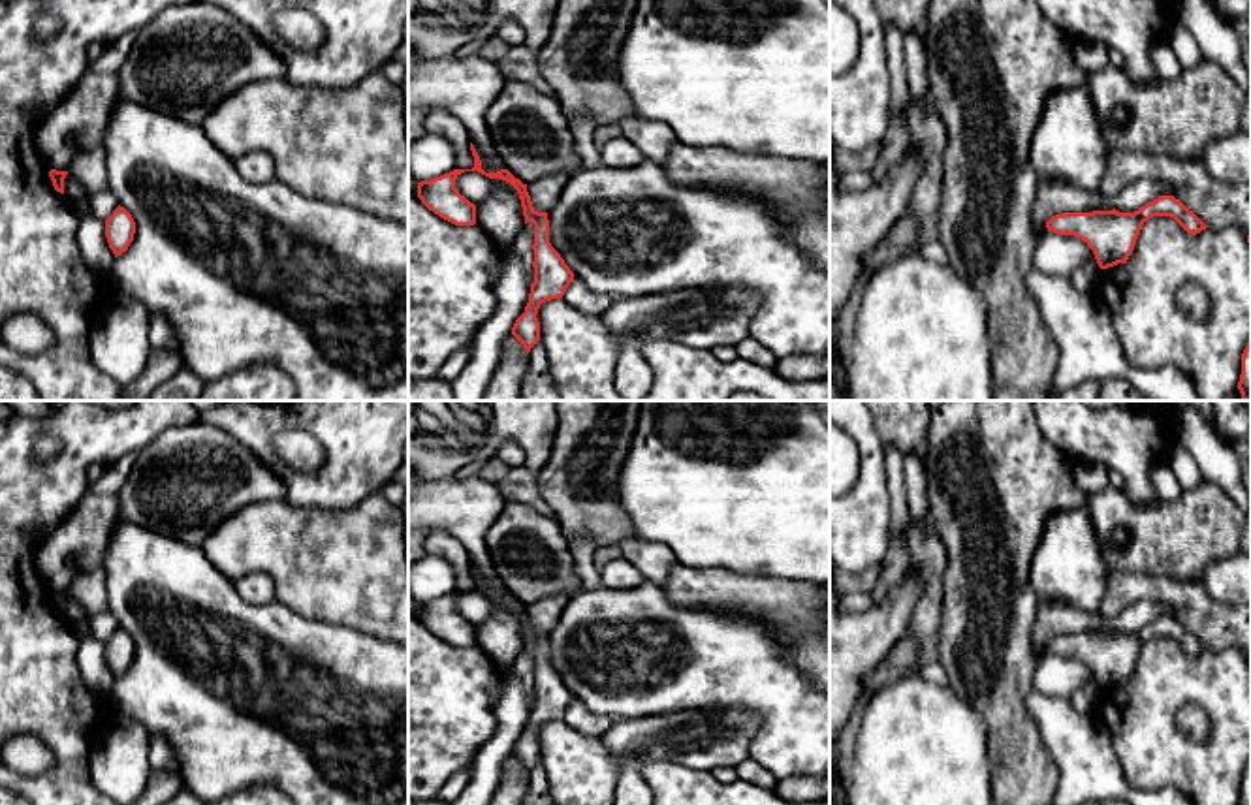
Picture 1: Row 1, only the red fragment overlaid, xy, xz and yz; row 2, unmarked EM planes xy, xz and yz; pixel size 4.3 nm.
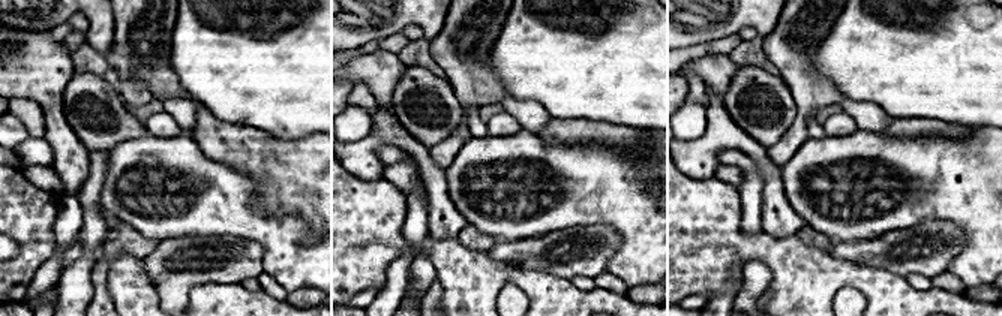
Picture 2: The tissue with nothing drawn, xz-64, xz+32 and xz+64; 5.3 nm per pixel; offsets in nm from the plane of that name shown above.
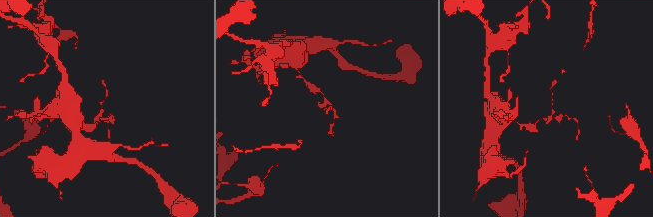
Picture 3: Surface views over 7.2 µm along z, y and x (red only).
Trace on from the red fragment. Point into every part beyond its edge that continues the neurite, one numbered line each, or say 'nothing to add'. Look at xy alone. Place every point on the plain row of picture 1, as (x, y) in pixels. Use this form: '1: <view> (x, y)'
nothing to add

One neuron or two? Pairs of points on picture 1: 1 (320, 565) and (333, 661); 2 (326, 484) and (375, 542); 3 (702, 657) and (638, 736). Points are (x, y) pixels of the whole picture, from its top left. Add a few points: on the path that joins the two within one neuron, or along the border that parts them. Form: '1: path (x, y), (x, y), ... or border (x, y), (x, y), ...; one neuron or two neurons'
1: border (286, 606), (305, 617), (347, 625), (371, 634); two neurons
2: border (379, 489), (345, 508), (303, 506); two neurons
3: border (700, 708), (614, 721); two neurons

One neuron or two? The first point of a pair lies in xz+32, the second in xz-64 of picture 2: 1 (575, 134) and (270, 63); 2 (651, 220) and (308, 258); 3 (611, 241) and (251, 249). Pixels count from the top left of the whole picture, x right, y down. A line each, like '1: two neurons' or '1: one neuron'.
1: two neurons
2: one neuron
3: one neuron

